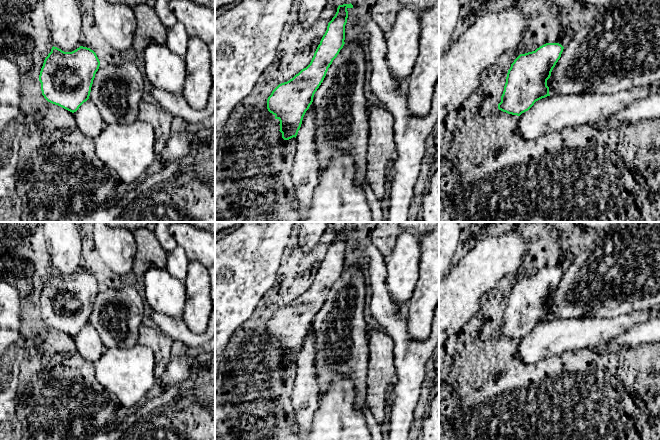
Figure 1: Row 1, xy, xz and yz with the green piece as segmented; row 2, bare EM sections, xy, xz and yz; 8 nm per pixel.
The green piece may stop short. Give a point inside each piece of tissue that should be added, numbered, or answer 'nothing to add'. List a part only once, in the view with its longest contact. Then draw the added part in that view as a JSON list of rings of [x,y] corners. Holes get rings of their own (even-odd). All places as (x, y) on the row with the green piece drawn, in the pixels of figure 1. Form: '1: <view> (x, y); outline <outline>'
1: xz (273, 124); outline [[[270,113],[268,122],[266,123],[266,129],[268,130],[280,130],[280,121],[275,118],[275,115]]]

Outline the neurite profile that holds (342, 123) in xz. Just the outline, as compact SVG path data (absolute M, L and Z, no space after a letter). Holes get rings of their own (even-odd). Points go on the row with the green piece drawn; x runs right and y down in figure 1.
M359 41L345 43L337 57L328 68L326 76L313 97L316 117L316 152L318 158L319 175L326 168L336 152L346 151L354 159L356 166L355 184L362 185L366 177L367 145L369 140L368 101L365 97L365 72L368 57L365 44Z

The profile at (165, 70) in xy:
M151 44L142 53L144 76L152 87L171 93L181 93L186 81L184 58L174 54L165 44Z

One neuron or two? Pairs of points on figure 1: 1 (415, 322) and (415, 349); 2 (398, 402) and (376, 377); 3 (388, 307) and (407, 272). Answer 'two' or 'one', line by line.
1: two
2: two
3: two

